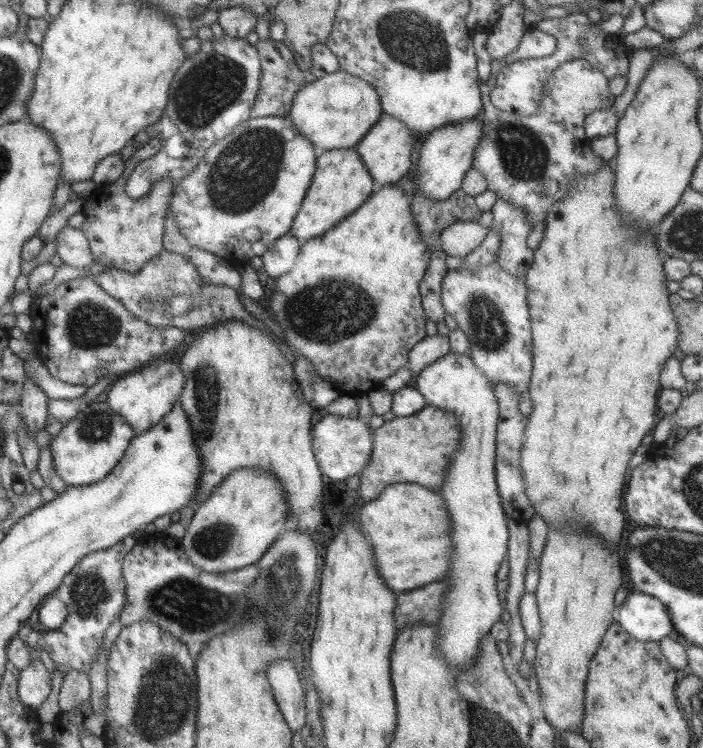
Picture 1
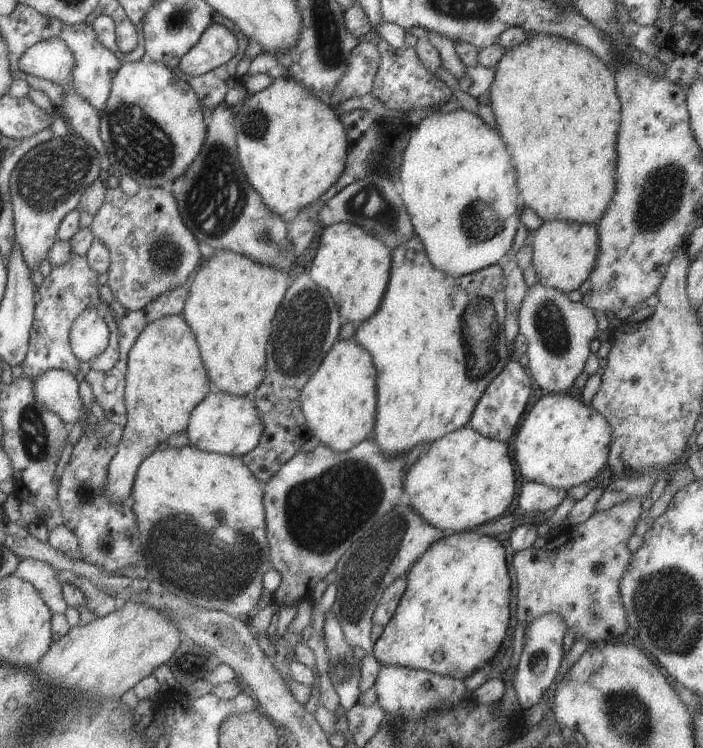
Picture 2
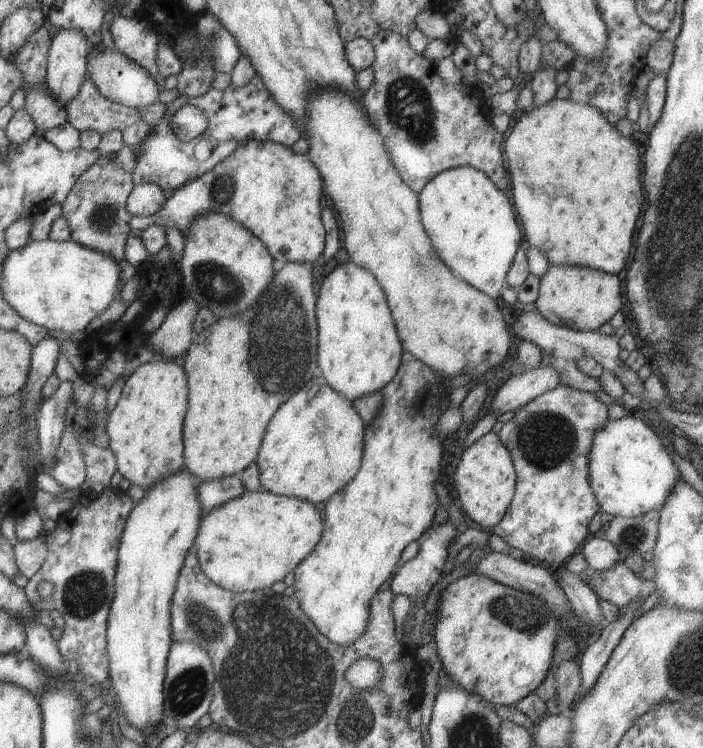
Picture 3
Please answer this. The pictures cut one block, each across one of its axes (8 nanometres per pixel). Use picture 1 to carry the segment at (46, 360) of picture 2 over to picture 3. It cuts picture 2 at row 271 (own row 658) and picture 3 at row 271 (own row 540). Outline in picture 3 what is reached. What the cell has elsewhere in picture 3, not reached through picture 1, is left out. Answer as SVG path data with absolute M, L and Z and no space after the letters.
M123 145L112 157L99 158L75 180L60 204L61 216L67 220L70 239L81 246L111 255L118 263L120 277L118 288L137 274L137 269L124 257L126 238L131 231L128 225L131 215L126 207L128 194L133 188L131 173L134 171L135 157L132 149Z

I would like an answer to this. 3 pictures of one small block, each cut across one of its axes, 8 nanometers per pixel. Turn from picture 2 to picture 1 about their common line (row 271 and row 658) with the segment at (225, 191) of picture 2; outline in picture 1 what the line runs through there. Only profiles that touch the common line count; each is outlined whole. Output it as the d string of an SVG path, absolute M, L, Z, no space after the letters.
M287 658L277 659L277 661L273 661L265 667L265 678L269 682L269 688L271 688L273 693L275 704L277 704L287 726L293 732L301 730L306 721L306 708L304 706L305 689L303 688L297 665L289 662Z

